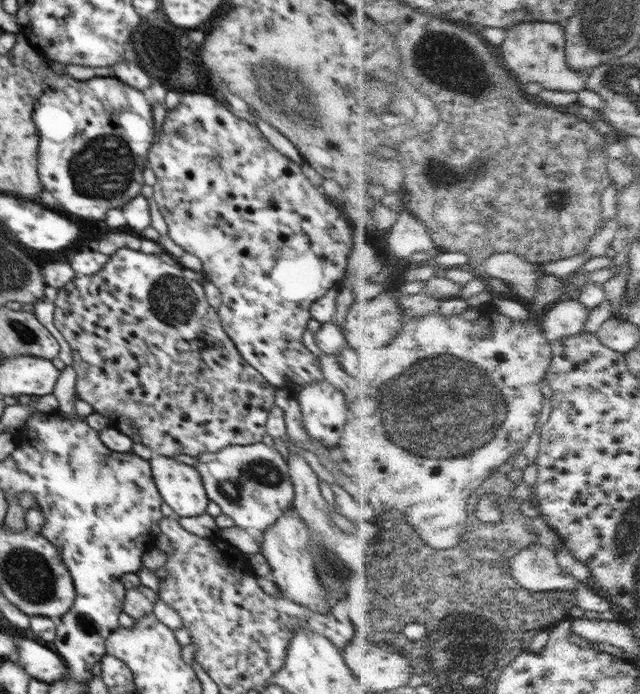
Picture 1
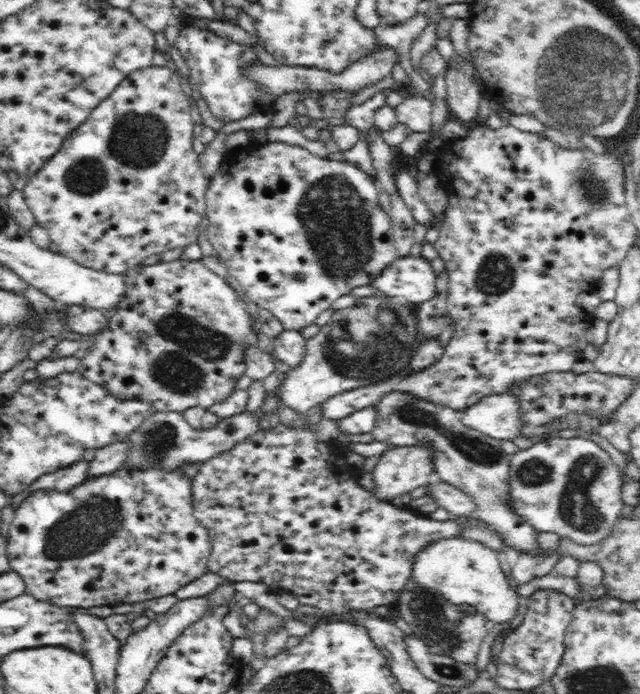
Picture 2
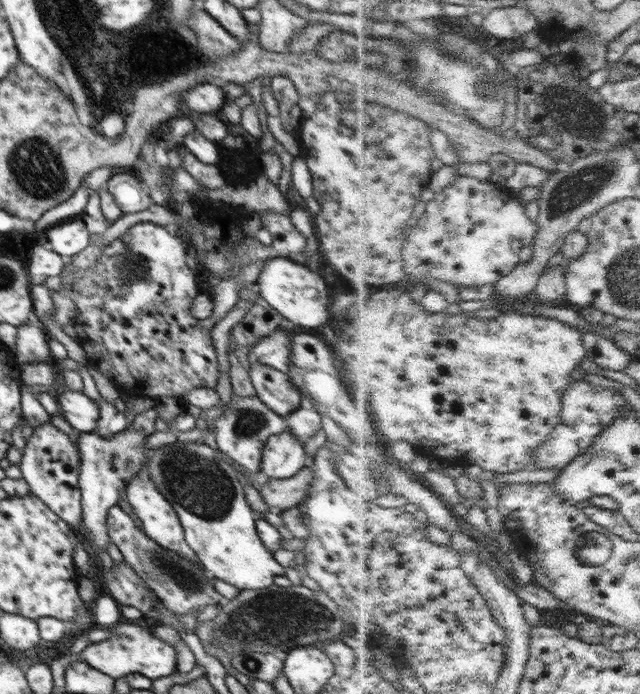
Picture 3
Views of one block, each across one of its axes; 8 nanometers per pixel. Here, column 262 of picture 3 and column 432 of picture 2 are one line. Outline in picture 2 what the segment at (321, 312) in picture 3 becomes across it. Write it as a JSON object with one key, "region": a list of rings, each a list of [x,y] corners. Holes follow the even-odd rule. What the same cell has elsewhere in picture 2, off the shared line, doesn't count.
{"region":[[[408,256],[390,262],[370,285],[388,297],[418,305],[437,295],[436,277],[430,261]]]}

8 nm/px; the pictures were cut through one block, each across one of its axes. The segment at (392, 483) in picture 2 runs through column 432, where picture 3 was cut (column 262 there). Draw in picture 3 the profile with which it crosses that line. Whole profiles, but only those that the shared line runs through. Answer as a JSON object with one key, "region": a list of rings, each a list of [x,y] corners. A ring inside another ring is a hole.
{"region":[[[290,430],[275,434],[266,441],[262,451],[259,479],[283,479],[294,476],[306,462],[303,442]]]}

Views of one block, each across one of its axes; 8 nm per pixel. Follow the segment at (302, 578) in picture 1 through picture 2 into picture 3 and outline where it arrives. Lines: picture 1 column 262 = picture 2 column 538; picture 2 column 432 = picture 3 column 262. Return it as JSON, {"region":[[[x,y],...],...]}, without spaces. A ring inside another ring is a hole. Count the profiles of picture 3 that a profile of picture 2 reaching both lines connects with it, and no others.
{"region":[[[232,395],[232,400],[228,404],[230,410],[225,410],[216,421],[214,421],[216,433],[216,446],[218,450],[226,454],[237,462],[248,473],[256,473],[260,476],[262,464],[262,451],[266,447],[266,441],[275,434],[283,433],[287,430],[284,427],[282,416],[270,410],[258,397],[242,397]]]}

